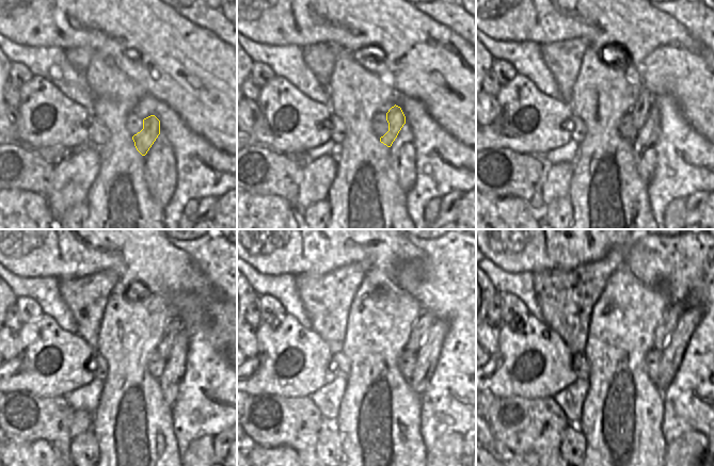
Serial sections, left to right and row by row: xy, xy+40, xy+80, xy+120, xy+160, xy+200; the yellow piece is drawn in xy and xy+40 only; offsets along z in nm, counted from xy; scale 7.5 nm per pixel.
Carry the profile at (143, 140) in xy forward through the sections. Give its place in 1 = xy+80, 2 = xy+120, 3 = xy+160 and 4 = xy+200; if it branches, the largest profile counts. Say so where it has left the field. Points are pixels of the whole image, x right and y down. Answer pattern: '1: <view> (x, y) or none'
1: xy+80 (640, 110)
2: xy+120 (174, 326)
3: xy+160 (419, 333)
4: xy+200 (668, 322)

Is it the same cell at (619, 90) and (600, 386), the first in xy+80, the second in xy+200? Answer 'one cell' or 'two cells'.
one cell

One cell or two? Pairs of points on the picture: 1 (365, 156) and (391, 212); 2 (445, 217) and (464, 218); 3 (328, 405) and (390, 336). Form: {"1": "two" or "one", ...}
{"1": "one", "2": "two", "3": "two"}

